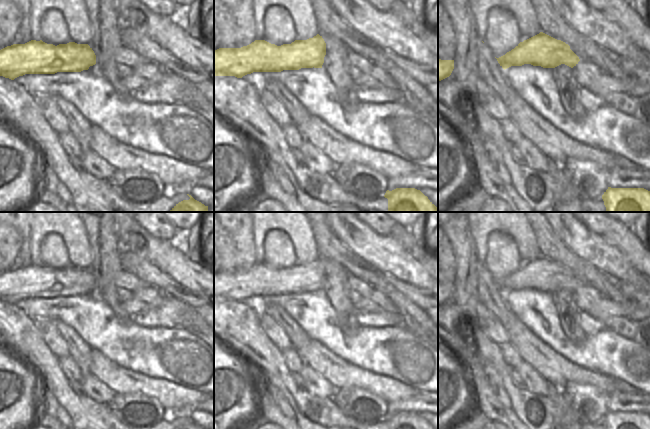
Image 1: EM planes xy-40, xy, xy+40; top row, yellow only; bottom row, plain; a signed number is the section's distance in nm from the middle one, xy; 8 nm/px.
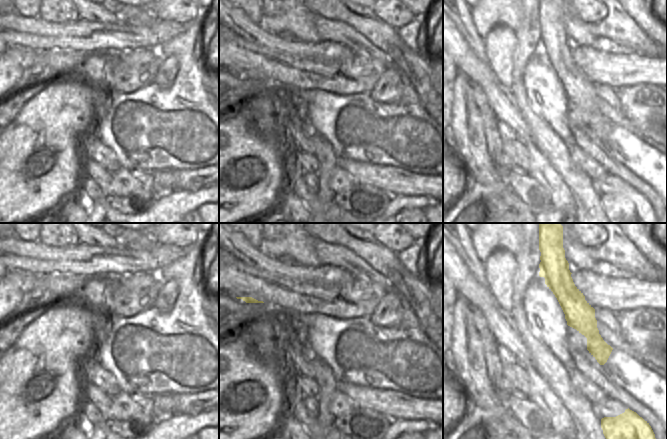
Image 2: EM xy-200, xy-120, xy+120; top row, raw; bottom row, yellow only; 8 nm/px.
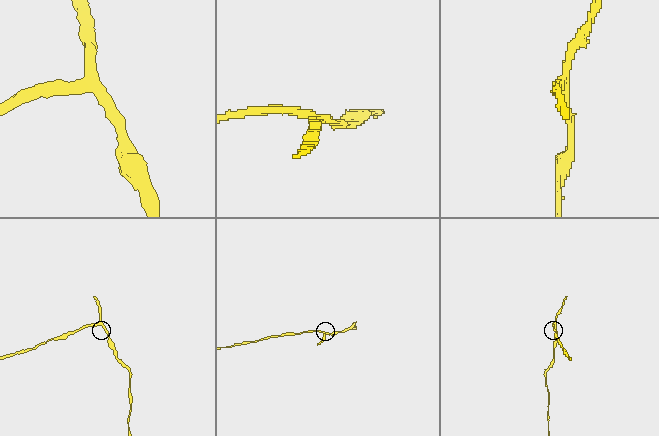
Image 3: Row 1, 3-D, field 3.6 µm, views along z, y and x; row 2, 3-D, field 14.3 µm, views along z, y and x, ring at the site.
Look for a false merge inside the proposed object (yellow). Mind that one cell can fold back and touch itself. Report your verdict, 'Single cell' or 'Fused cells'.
Fused cells

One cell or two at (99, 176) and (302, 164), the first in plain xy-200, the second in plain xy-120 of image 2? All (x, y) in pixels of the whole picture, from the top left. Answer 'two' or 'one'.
one

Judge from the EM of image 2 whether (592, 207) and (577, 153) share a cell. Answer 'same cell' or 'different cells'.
different cells

